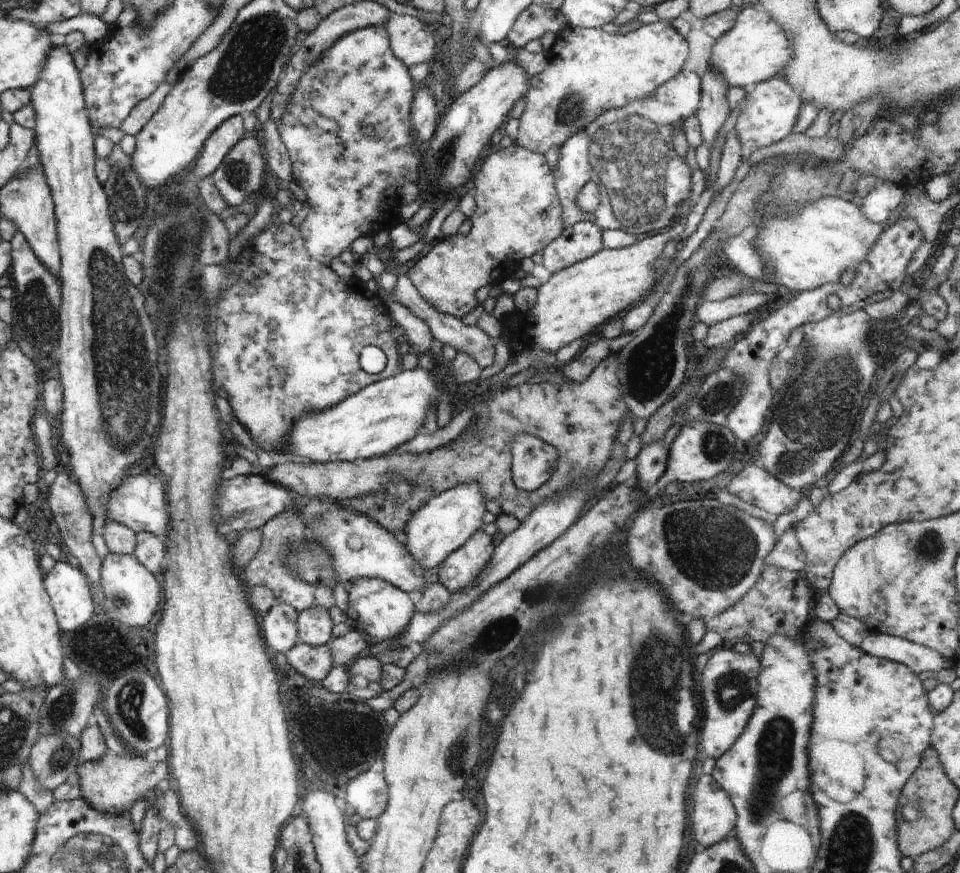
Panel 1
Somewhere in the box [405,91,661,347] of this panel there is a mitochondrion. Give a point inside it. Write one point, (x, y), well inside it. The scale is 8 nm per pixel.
(444, 165)

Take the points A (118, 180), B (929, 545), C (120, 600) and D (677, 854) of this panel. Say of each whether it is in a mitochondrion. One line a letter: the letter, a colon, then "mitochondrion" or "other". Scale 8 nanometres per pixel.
A: mitochondrion
B: mitochondrion
C: mitochondrion
D: other

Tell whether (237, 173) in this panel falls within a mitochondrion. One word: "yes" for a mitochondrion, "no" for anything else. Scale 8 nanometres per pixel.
yes

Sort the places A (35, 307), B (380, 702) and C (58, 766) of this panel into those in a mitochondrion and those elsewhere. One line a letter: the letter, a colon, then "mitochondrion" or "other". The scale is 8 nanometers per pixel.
A: mitochondrion
B: other
C: mitochondrion

